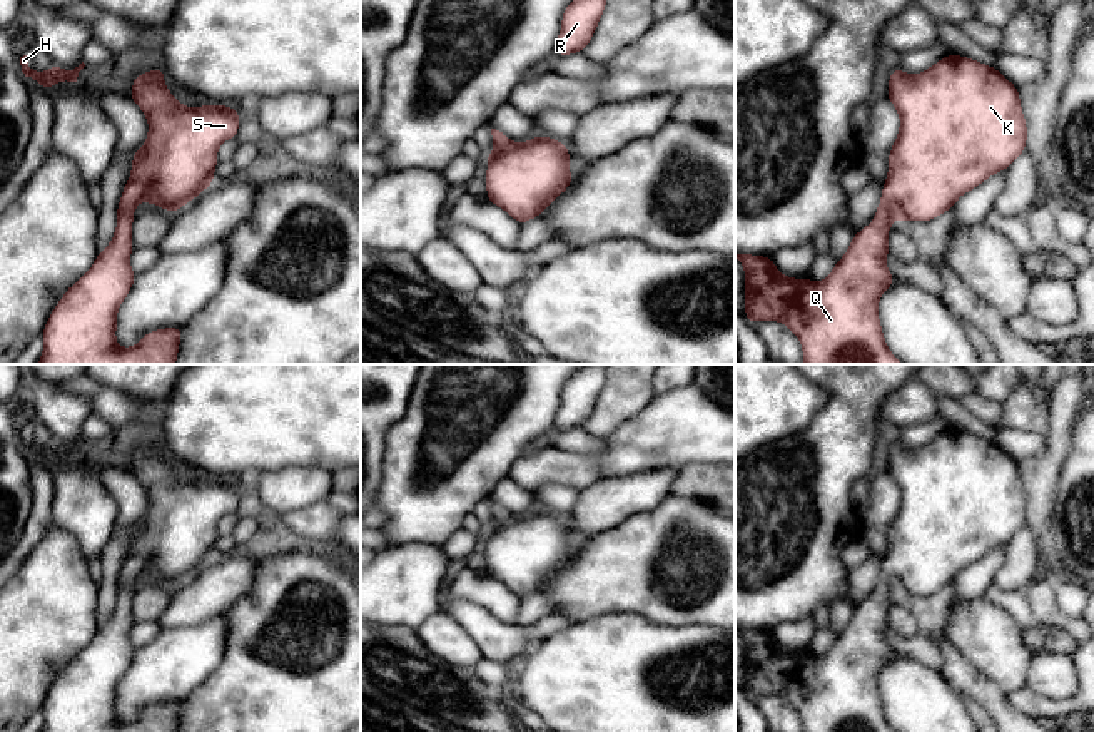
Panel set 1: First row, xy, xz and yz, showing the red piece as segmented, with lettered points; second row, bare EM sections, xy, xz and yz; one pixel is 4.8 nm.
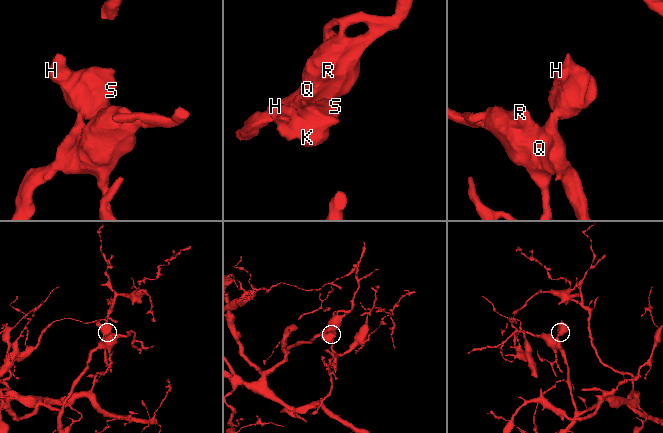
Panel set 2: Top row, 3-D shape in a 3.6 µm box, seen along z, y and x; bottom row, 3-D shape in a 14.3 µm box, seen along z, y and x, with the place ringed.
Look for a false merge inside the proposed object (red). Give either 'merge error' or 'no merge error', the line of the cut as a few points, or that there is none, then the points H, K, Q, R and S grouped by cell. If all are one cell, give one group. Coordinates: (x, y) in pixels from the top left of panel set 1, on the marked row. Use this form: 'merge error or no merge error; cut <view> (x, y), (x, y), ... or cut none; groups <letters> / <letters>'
no merge error; cut none; groups H K Q R S

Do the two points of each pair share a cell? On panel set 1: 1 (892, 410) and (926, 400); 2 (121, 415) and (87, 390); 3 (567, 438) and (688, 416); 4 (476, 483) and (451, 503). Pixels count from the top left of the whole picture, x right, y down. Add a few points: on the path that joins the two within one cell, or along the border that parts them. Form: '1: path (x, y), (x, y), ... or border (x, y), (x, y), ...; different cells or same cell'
1: path (901, 408), (917, 403); same cell
2: path (112, 406), (96, 393); same cell
3: border (607, 440), (607, 450), (598, 455), (565, 448); different cells
4: path (470, 485), (458, 497); same cell

